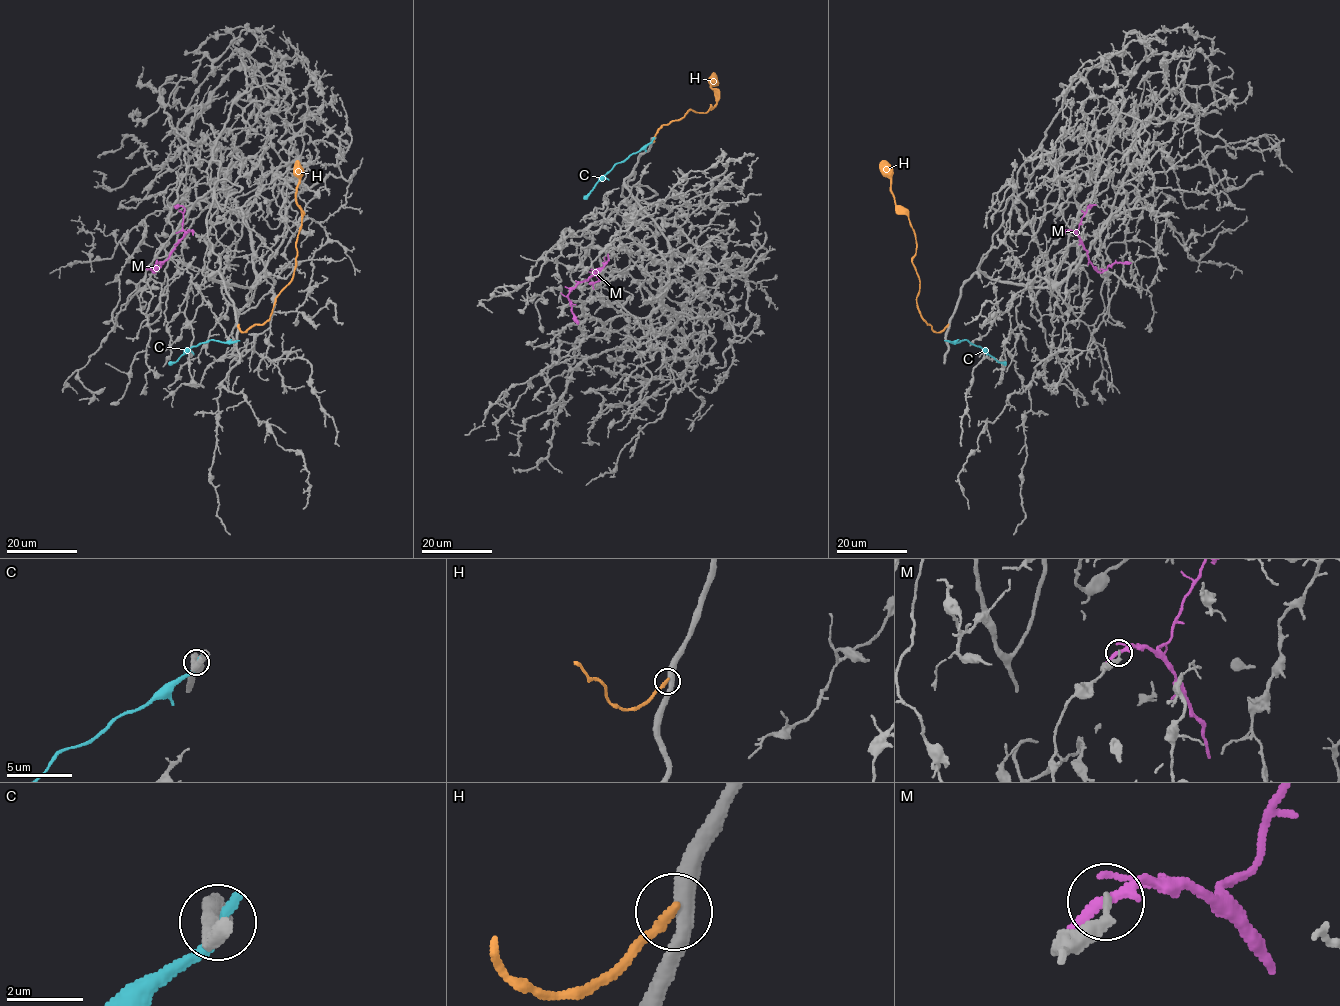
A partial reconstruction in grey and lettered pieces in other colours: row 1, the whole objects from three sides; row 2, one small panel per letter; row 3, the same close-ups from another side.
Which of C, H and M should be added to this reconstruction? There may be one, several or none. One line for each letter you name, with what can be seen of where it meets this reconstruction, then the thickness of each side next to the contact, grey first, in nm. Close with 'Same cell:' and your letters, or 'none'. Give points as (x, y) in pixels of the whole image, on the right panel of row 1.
Same cell: none

